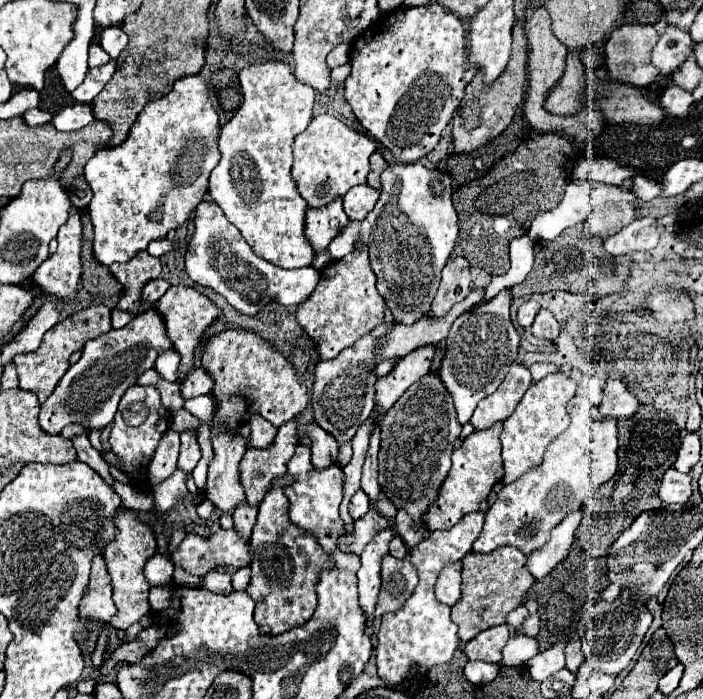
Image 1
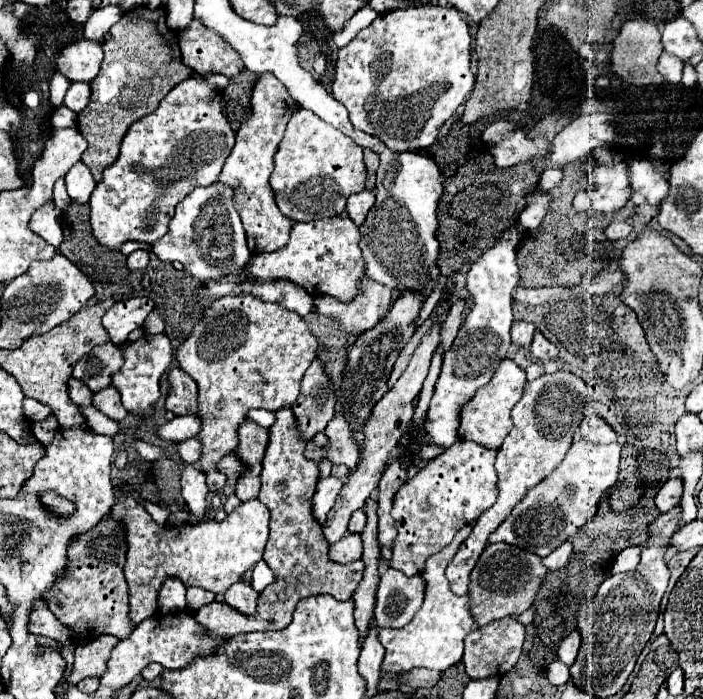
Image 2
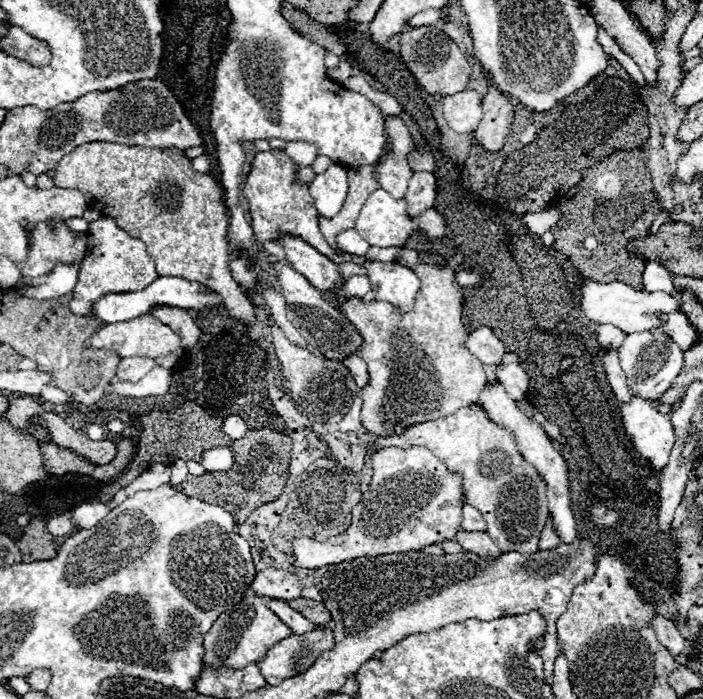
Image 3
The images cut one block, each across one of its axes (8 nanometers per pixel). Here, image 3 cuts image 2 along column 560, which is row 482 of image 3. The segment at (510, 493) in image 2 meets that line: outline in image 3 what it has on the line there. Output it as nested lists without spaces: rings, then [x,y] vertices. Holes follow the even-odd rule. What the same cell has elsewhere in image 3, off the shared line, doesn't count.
[[[382,448],[372,456],[372,468],[372,482],[352,512],[350,528],[326,542],[316,542],[306,536],[296,538],[292,544],[294,568],[318,570],[360,556],[410,552],[440,544],[442,540],[454,540],[460,530],[464,496],[458,474],[450,474],[426,448]]]

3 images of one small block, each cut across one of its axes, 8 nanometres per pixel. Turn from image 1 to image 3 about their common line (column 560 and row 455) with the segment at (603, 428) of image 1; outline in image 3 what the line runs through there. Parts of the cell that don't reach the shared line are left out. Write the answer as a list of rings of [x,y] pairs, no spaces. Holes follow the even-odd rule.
[[[480,406],[460,408],[448,418],[410,426],[400,436],[380,438],[378,442],[382,448],[424,446],[434,452],[434,456],[438,456],[438,460],[442,460],[450,472],[462,474],[466,502],[482,512],[486,520],[486,532],[498,544],[500,552],[538,552],[540,532],[548,520],[546,484],[538,470],[524,462],[512,440],[512,434],[490,422]]]

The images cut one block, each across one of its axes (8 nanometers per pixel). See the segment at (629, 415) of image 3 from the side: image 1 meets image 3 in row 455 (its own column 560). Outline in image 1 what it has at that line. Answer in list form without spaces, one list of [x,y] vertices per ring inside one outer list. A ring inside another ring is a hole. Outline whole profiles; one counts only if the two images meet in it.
[[[562,640],[558,642],[556,646],[536,654],[530,662],[528,662],[528,670],[530,670],[530,676],[538,682],[546,680],[548,676],[552,676],[554,672],[562,670],[564,668],[564,648],[570,640]]]

